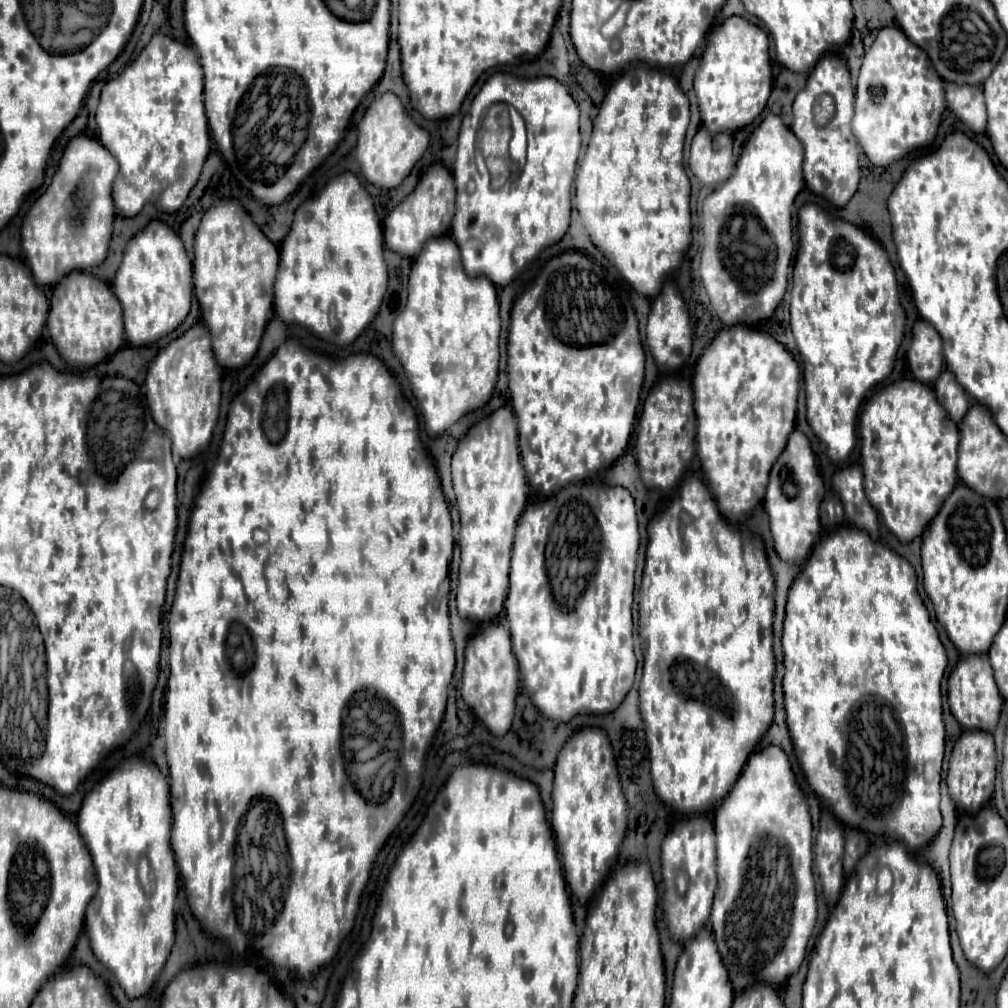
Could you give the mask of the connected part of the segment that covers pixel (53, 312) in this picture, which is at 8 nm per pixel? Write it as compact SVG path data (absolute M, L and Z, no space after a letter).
M85 271L65 275L51 293L51 309L47 319L49 335L55 341L61 357L75 367L91 367L123 345L123 309L111 285Z

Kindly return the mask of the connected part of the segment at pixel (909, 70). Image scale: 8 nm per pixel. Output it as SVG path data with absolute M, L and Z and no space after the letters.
M899 27L879 29L873 45L863 57L853 117L853 133L871 165L887 167L909 151L931 145L943 111L943 79L935 75L935 67L931 67L927 53L915 47Z

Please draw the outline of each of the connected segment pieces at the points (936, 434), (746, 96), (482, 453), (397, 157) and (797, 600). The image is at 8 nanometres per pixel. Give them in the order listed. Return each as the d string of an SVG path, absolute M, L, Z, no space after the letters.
M913 377L897 379L881 388L867 399L859 419L861 435L861 467L864 474L865 493L873 507L881 513L883 523L897 535L899 541L911 541L919 537L925 525L937 515L943 499L951 493L957 481L957 443L959 429L955 421L943 411L943 405L935 399L935 391L927 383L919 383Z
M733 15L725 19L709 33L693 81L703 127L711 133L719 133L735 131L753 123L769 99L771 83L767 33L743 17Z
M499 407L489 417L471 425L459 439L451 469L453 489L461 513L457 609L465 619L491 621L501 613L507 597L513 533L529 491L519 455L519 435L513 411L509 407Z
M387 91L379 95L363 113L361 123L357 125L357 147L355 157L361 165L365 179L377 187L397 187L405 175L413 169L413 165L421 159L429 145L429 133L413 123L411 117L405 115L401 99Z
M839 525L833 531L825 533L811 551L809 559L803 565L803 571L797 575L789 589L787 597L787 615L783 625L783 655L785 655L785 711L787 725L795 745L795 755L801 763L801 769L815 791L815 795L841 819L843 823L851 823L849 827L859 827L871 835L883 835L889 839L897 839L907 845L909 851L915 851L927 845L941 827L939 813L939 785L941 785L941 763L943 763L943 747L945 747L945 725L943 725L943 707L941 707L941 679L947 667L945 647L939 639L935 625L931 623L929 611L921 601L917 591L915 569L907 559L891 551L887 545L881 545L867 535L867 531L859 531L851 525Z

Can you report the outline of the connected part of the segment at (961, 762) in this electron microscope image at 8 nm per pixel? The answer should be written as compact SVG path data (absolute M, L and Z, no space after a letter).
M963 731L953 747L951 759L949 759L949 775L947 785L951 799L955 801L957 809L961 813L975 815L983 805L989 803L993 797L993 781L995 781L995 769L997 757L995 757L995 745L993 735L989 731Z

